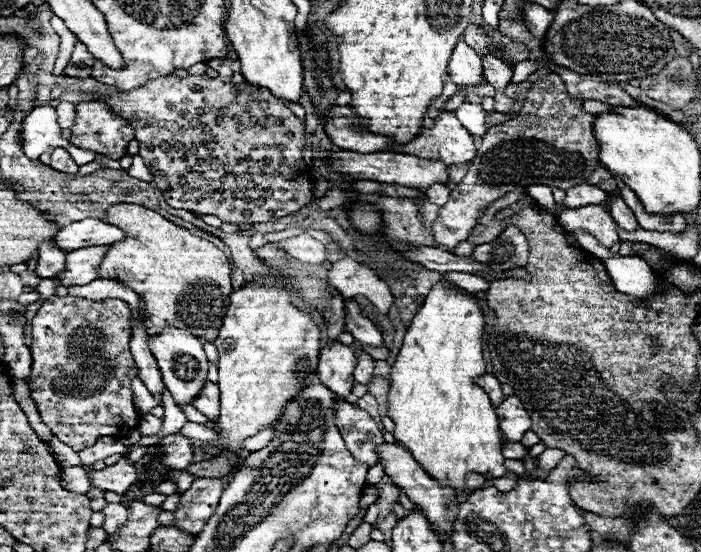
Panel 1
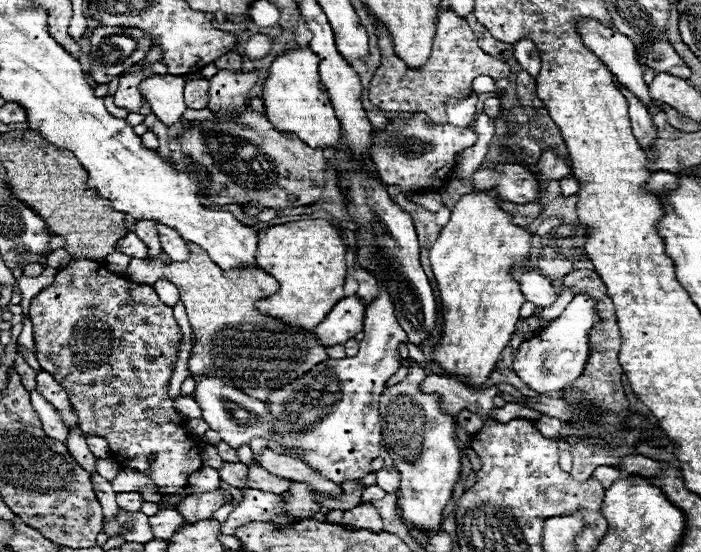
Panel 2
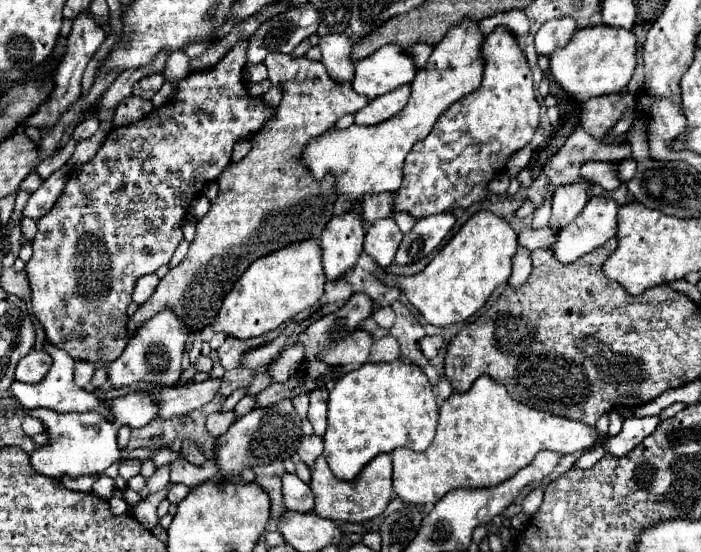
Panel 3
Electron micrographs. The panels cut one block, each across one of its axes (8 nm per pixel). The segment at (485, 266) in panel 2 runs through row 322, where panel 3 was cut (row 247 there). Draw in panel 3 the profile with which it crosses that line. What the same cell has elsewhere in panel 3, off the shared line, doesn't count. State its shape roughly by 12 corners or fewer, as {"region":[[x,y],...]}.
{"region":[[480,210],[412,276],[428,324],[464,322],[508,282],[512,226]]}

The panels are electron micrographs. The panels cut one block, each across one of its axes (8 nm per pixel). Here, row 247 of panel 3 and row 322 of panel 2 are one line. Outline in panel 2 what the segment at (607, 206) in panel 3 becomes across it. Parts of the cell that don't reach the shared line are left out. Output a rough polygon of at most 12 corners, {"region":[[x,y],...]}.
{"region":[[576,294],[538,338],[514,372],[540,394],[582,376],[596,300]]}

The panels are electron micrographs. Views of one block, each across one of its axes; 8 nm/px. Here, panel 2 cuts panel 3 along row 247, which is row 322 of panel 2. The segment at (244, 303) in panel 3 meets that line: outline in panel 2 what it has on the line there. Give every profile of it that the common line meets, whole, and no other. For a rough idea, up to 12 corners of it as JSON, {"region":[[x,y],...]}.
{"region":[[330,220],[260,234],[280,282],[260,312],[312,330],[344,298],[346,246]]}

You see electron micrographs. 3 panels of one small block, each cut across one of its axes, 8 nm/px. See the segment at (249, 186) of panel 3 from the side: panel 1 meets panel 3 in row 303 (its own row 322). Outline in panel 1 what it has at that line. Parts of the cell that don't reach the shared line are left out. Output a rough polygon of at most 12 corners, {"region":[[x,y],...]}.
{"region":[[114,204],[100,278],[146,302],[144,324],[214,342],[230,262],[138,204]]}

